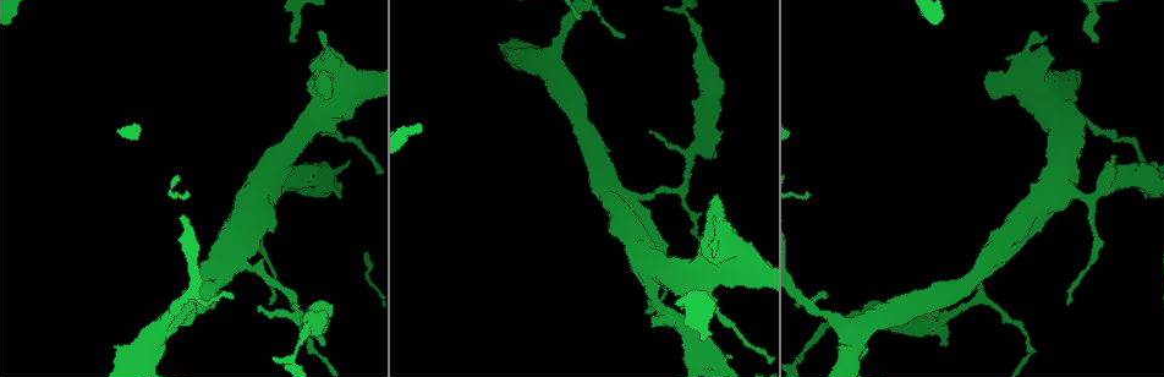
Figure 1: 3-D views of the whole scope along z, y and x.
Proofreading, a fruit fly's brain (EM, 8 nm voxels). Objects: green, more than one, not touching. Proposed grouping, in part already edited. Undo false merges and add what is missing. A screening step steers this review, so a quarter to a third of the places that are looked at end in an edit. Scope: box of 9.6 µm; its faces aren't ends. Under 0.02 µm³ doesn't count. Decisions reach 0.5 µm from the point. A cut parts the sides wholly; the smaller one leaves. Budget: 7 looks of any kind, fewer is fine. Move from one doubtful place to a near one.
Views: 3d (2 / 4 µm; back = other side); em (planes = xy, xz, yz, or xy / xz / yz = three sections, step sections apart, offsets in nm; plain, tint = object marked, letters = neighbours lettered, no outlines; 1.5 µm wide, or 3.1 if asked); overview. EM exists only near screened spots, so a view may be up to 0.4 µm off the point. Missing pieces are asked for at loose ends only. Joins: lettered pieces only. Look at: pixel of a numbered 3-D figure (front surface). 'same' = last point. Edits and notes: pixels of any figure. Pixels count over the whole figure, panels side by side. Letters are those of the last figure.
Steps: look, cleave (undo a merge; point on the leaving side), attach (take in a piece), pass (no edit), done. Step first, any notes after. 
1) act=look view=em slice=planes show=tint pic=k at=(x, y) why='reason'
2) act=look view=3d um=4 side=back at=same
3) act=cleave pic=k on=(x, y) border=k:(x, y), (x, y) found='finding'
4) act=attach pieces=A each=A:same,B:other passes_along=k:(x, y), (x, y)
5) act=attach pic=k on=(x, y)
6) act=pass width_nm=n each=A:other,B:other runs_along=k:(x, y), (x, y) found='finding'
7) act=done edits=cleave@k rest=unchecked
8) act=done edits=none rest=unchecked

act=look view=em slice=xy step=4 show=tint pic=1 at=(262, 277) why='a narrow waist'

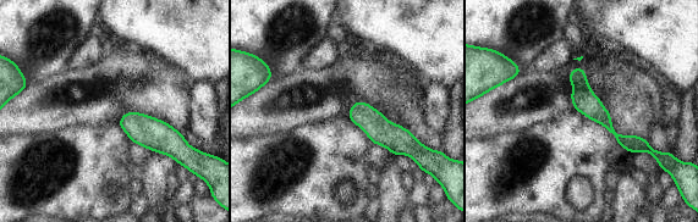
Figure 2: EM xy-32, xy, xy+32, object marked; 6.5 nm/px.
act=look view=em slice=yz step=4 show=letters at=same

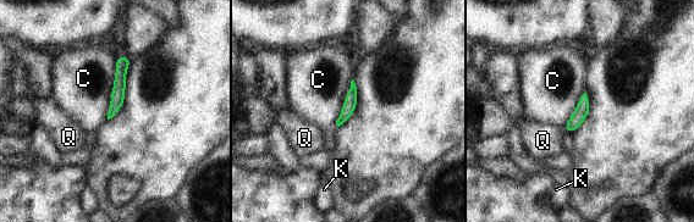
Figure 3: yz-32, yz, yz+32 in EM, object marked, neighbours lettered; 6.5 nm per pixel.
act=pass width_nm=80 each=C:other,K:other,Q:other runs_along=3:(127, 60), (121, 66), (111, 112) found='all the same neuron'

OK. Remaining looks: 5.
act=look view=3d um=4 pic=1 at=(324, 344) why='branch stops here'

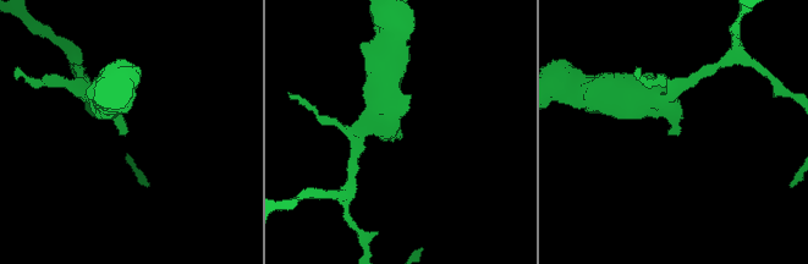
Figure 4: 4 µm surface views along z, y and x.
act=look view=em slice=xy step=8 show=letters pic=4 at=(126, 131) why='now the EM'

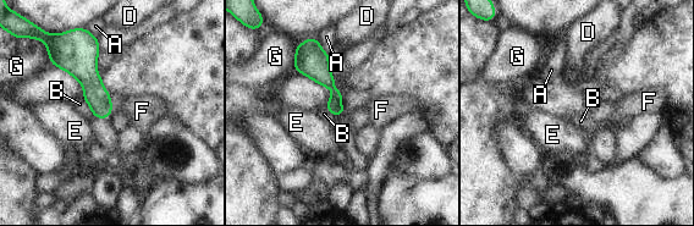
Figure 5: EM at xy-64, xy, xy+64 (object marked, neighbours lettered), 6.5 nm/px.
act=look view=em slice=planes show=letters at=same

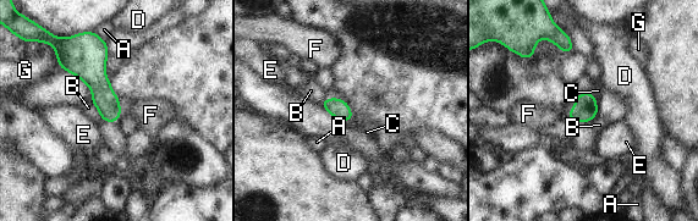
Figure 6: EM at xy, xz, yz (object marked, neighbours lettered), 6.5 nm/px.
act=pass each=A:other,B:other,C:other,D:other,E:other,F:other,G:other border=6:(91, 101), (103, 120) found='no lettered piece goes on from it'

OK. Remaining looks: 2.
act=look view=em slice=yz step=4 show=letters pic=1 at=(680, 307) why='branch stops here'

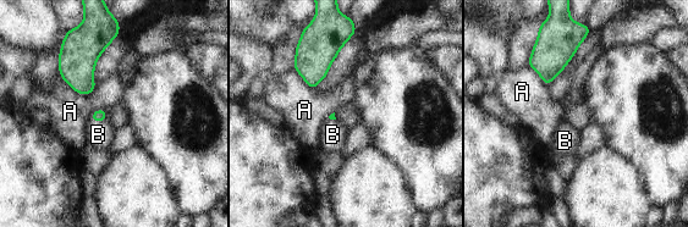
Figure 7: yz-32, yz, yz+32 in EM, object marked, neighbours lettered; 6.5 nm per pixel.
act=attach pieces=B each=A:other,B:same passes_along=7:(100, 115), (99, 121), (98, 134) found='the neuron continues'

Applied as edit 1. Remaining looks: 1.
act=done edits=attach@7 rest=unchecked

